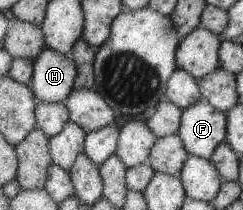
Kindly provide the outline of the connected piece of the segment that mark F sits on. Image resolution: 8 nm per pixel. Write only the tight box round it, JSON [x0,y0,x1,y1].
[179,101,227,159]

